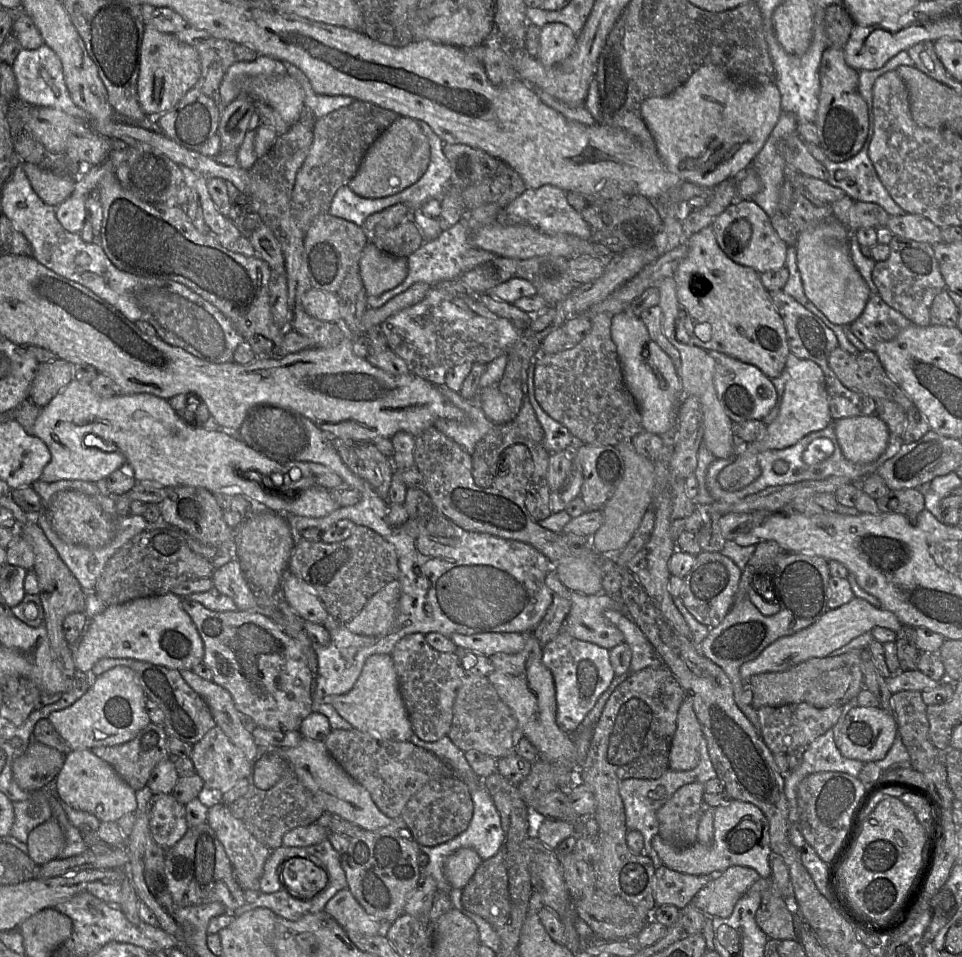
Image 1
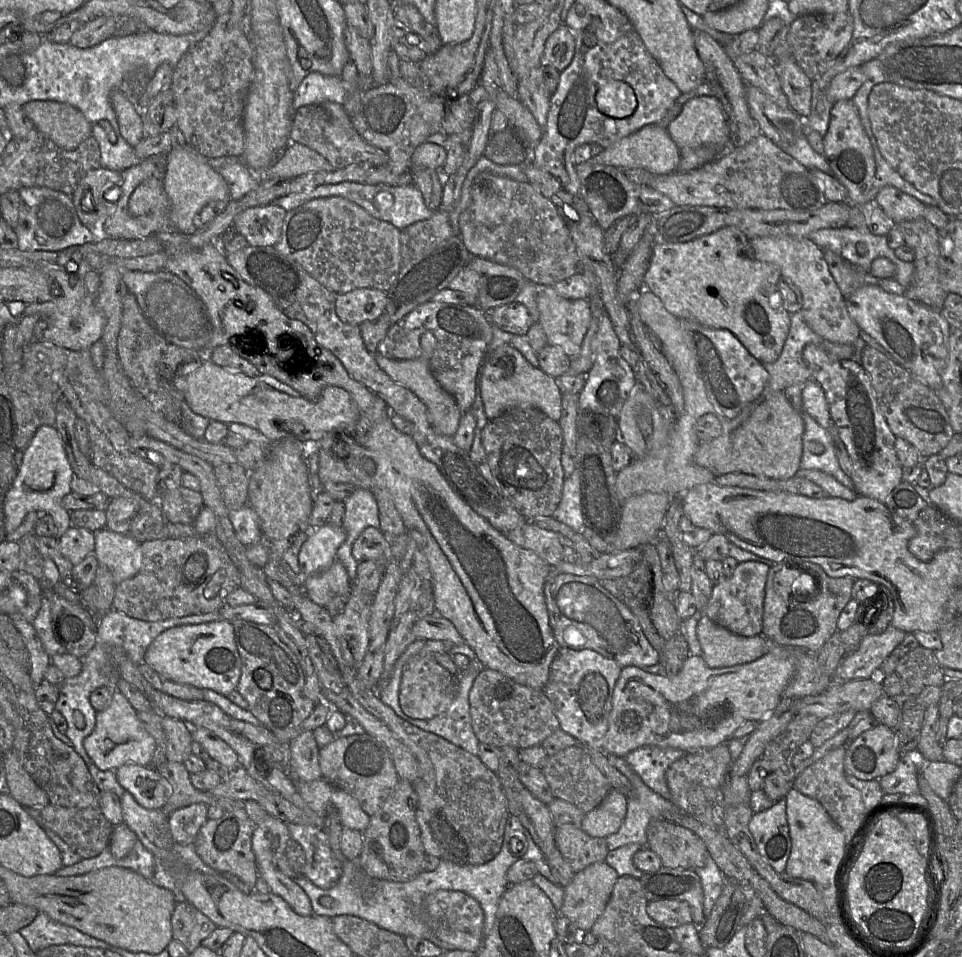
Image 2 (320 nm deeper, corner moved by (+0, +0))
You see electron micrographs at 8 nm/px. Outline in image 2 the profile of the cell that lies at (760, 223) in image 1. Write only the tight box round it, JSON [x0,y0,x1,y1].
[745,235,860,345]

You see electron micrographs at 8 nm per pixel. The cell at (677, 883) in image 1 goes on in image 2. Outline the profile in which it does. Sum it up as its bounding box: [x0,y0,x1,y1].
[646,901,692,929]

